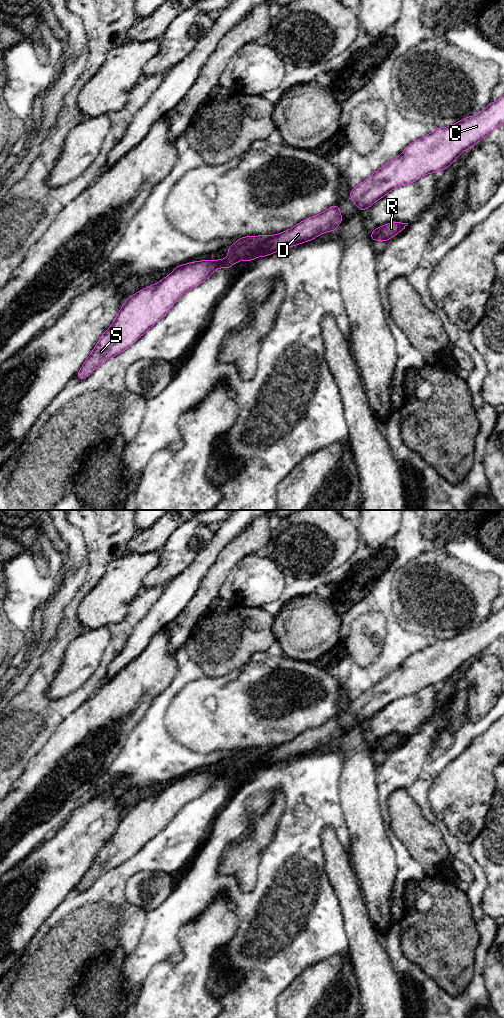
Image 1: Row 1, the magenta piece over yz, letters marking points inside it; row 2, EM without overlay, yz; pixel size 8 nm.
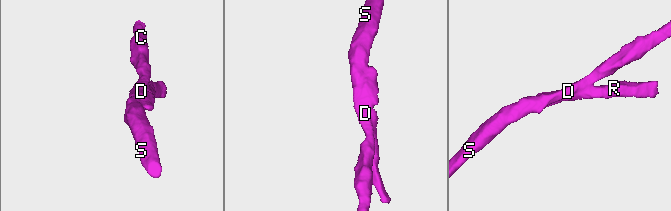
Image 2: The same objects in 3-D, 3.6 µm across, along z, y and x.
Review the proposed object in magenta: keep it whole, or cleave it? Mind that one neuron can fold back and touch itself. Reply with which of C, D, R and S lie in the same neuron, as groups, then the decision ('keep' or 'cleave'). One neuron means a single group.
C D S / R | cleave

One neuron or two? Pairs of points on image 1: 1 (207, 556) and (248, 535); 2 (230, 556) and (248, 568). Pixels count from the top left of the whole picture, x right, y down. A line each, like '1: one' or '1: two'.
1: two
2: two

